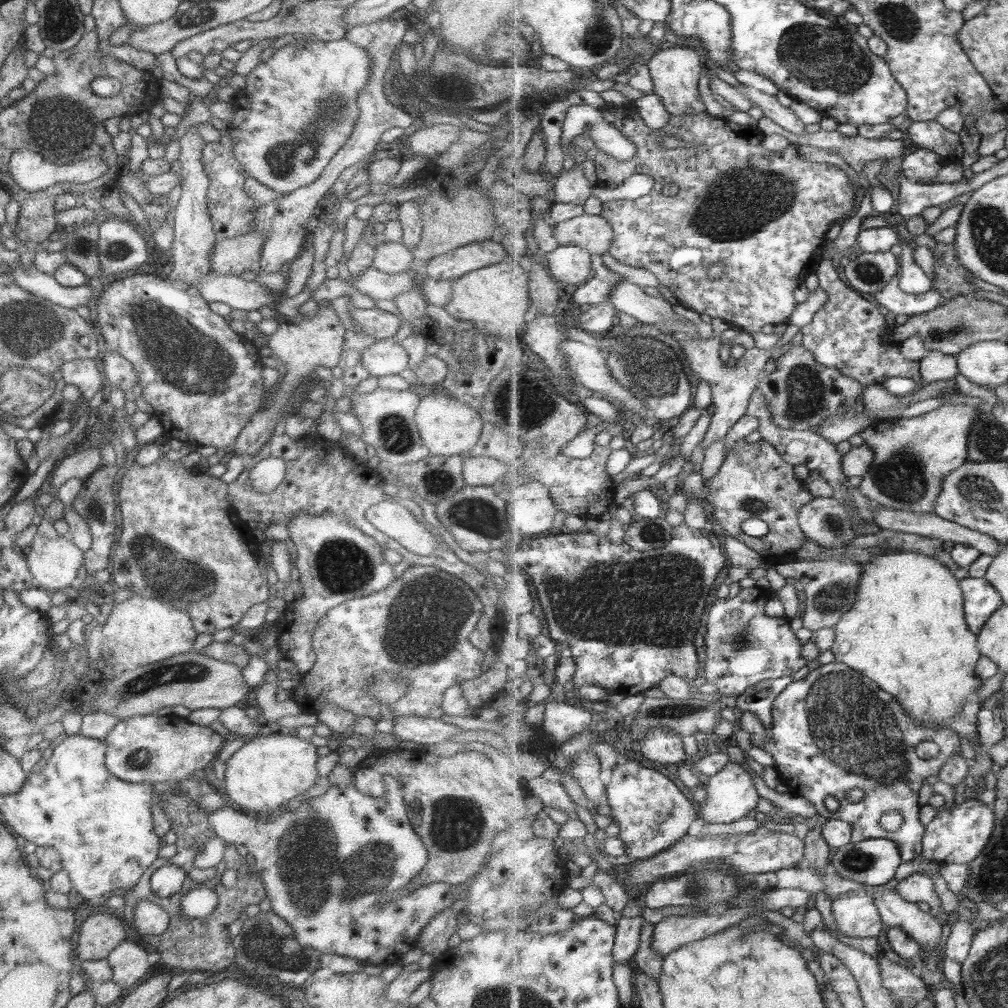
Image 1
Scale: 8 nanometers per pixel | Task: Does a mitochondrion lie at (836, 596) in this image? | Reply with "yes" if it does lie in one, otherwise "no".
yes

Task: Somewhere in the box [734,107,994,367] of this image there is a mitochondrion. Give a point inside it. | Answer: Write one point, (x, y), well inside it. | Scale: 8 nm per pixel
(960, 326)

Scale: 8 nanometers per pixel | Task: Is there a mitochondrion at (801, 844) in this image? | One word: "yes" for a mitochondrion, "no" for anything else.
no

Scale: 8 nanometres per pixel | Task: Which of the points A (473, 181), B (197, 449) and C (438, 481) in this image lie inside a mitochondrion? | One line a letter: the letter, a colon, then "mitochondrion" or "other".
A: other
B: other
C: mitochondrion

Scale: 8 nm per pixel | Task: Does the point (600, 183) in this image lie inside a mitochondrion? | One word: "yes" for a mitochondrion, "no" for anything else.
no

